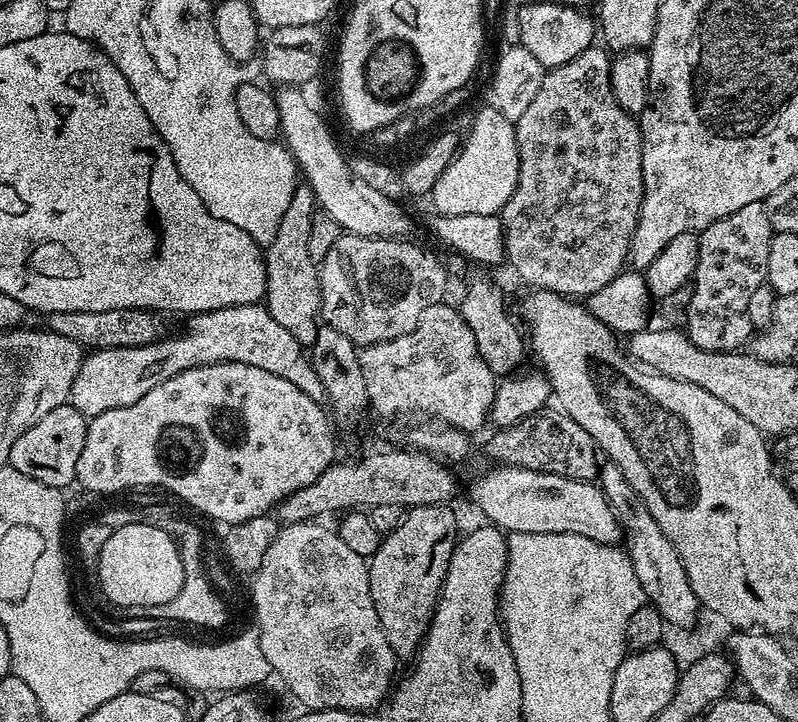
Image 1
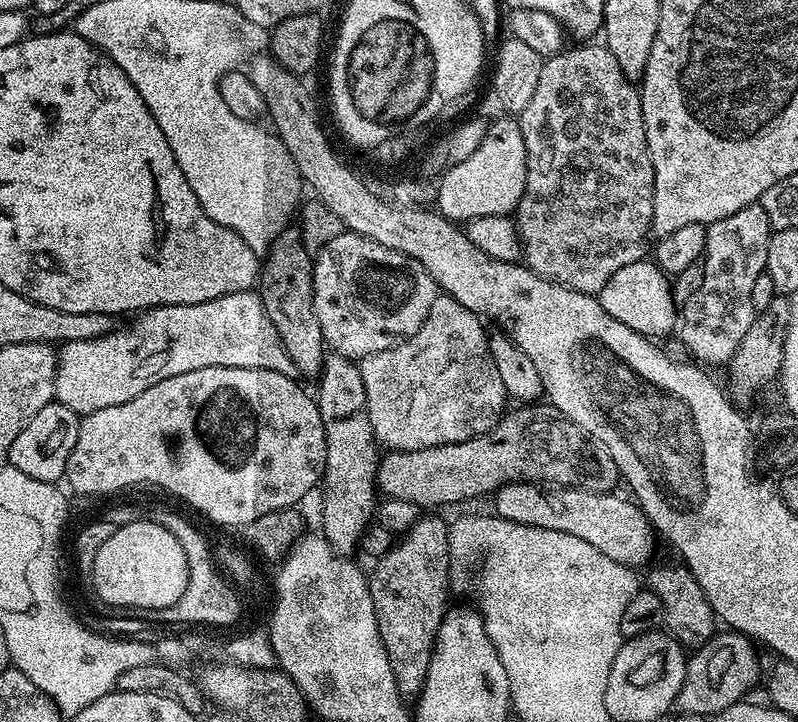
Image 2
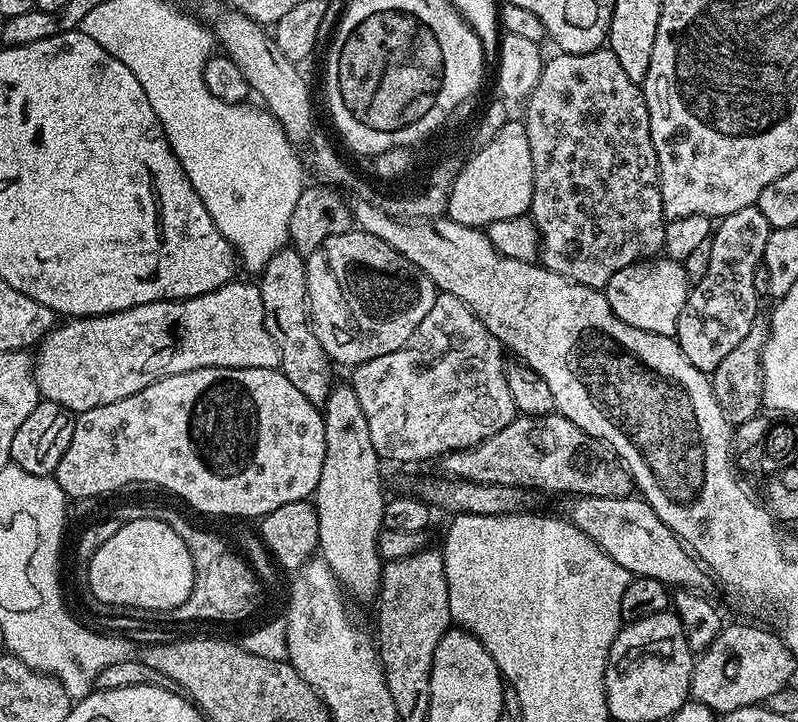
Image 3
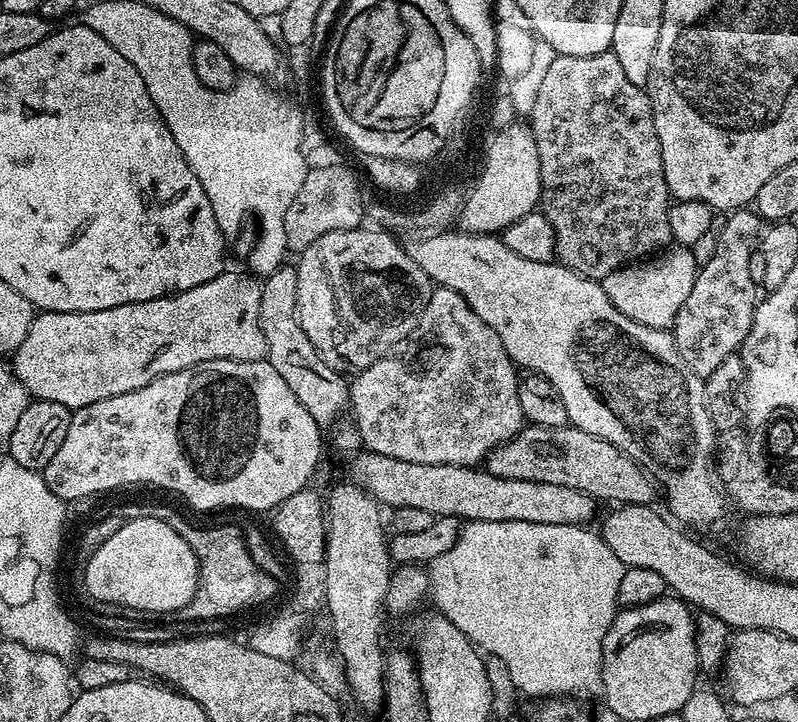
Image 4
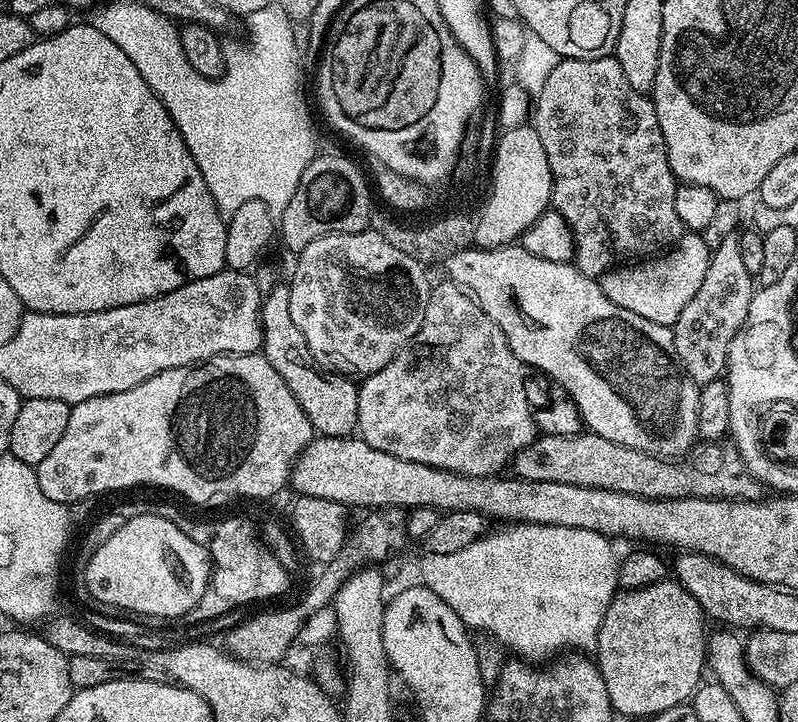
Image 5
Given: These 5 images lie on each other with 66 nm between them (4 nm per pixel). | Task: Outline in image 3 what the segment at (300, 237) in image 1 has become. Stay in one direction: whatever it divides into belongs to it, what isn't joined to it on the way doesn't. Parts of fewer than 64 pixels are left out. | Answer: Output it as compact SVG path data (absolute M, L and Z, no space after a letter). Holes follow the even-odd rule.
M285 246L265 266L258 276L258 287L262 298L262 310L266 330L270 330L270 338L274 338L274 346L278 346L280 355L279 371L283 372L301 394L317 406L328 401L334 387L332 371L334 365L328 359L326 350L322 350L322 342L314 338L312 324L308 321L308 295L306 294L306 260L295 248Z

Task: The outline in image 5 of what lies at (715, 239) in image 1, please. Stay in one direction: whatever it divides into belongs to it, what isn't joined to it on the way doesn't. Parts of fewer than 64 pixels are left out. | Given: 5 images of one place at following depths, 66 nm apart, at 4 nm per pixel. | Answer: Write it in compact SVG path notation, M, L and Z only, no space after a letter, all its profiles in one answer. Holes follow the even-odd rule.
M739 235L727 236L718 247L711 249L710 266L706 266L706 278L698 286L698 294L678 314L678 322L671 325L674 350L680 365L698 386L712 383L725 375L728 366L730 342L746 322L754 291L754 278L742 262Z

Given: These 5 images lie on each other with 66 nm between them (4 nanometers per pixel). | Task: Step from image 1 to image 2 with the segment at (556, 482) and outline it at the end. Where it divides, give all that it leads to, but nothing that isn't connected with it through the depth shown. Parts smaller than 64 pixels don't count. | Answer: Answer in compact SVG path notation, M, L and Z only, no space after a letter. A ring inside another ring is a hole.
M511 482L502 484L495 489L496 496L495 515L506 518L512 522L525 524L526 526L538 526L542 530L558 530L562 534L574 534L574 538L582 538L582 542L590 542L594 550L602 550L606 558L614 558L614 562L637 566L647 565L652 551L656 548L657 533L648 520L648 515L641 510L640 505L631 499L623 500L616 496L615 491L591 492L585 488L571 488L561 484L545 484L543 482Z

